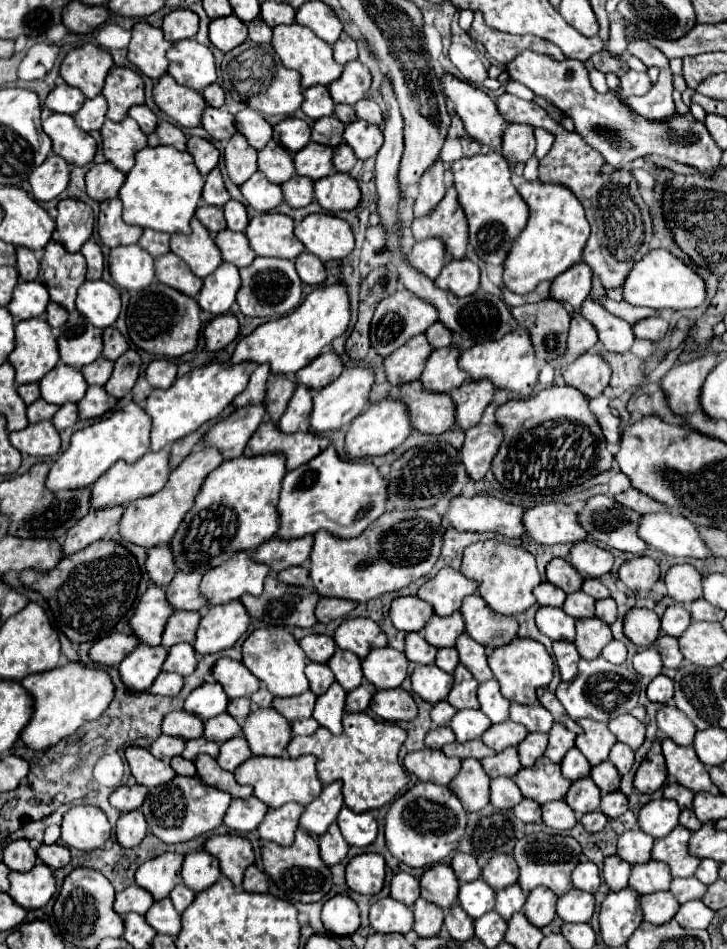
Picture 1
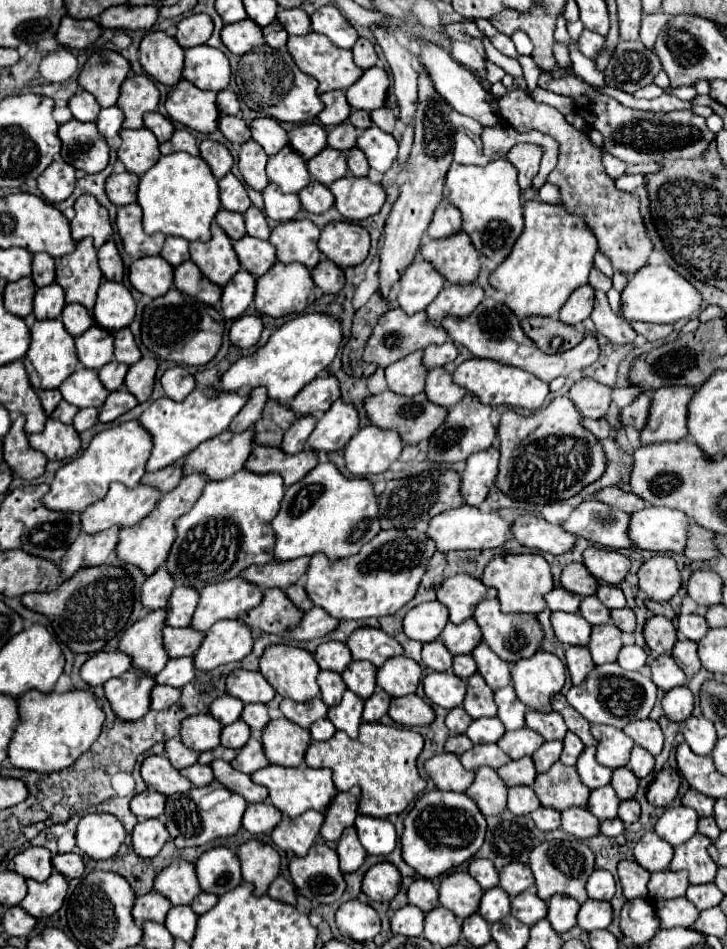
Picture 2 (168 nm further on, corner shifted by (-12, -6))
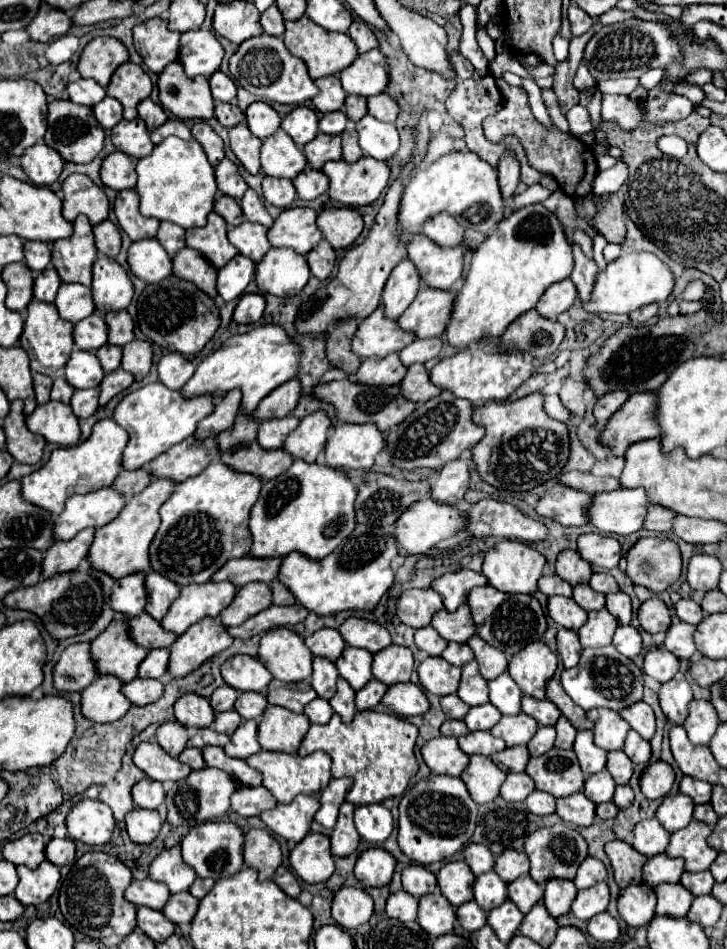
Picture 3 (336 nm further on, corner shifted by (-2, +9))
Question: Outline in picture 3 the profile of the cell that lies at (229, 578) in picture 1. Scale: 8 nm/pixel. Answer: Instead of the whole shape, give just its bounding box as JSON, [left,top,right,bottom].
[159,582,237,636]

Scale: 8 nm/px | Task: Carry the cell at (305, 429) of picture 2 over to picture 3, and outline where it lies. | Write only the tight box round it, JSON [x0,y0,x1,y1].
[257,416,299,450]

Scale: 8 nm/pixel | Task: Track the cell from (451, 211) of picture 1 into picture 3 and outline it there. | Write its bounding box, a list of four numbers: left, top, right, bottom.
[407,236,463,290]

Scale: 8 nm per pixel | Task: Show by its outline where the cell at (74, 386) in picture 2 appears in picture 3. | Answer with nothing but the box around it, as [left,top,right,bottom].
[65,350,105,390]

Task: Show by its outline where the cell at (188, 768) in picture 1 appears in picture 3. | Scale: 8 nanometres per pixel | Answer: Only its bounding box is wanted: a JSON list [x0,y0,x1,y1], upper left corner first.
[179,748,205,770]

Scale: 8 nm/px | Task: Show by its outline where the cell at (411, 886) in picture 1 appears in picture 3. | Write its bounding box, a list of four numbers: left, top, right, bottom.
[401,864,437,898]

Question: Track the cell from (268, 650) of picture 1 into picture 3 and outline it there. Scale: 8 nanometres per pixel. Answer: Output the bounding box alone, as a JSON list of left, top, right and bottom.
[259,628,311,682]

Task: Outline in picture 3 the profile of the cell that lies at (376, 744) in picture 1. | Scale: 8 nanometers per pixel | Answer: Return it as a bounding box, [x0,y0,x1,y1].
[299,710,419,806]

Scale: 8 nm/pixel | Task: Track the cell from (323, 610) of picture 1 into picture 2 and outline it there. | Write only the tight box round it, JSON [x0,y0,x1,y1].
[289,607,339,641]

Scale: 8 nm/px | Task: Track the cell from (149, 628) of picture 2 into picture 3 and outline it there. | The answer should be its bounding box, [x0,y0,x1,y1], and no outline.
[91,620,147,684]

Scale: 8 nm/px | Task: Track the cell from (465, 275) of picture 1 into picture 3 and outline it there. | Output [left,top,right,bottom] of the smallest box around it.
[397,288,453,338]

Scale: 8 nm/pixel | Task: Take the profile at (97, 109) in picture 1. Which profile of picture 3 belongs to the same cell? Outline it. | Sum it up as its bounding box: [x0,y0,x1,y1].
[93,98,123,130]

